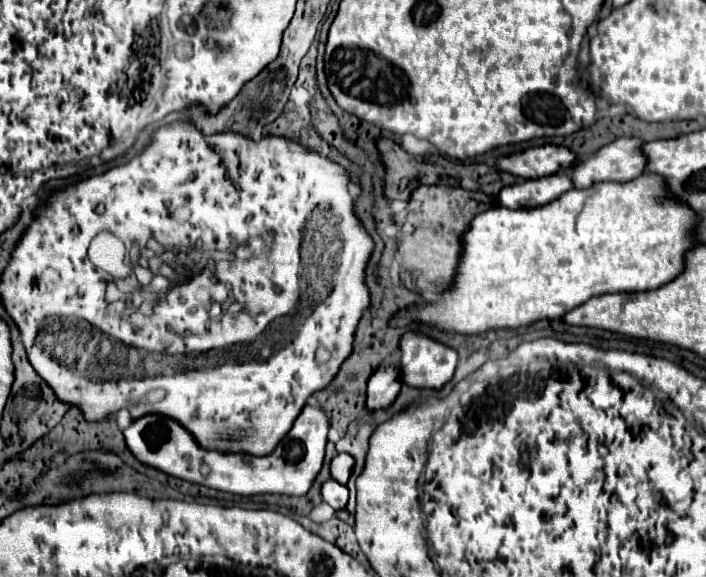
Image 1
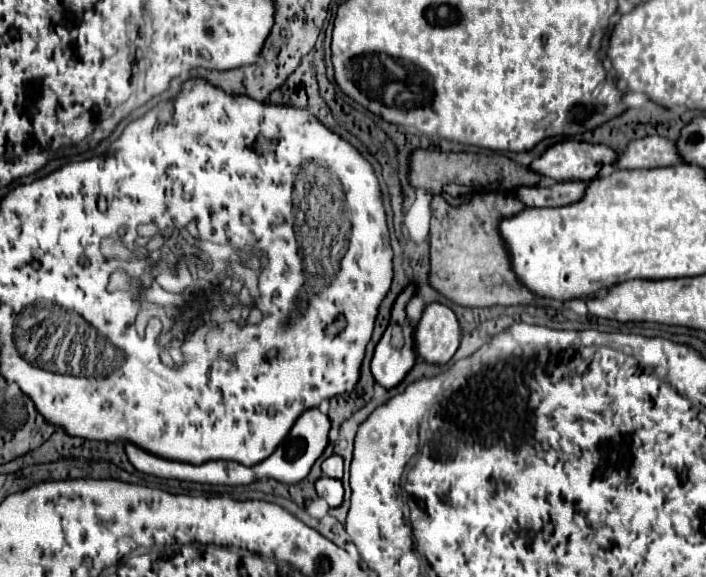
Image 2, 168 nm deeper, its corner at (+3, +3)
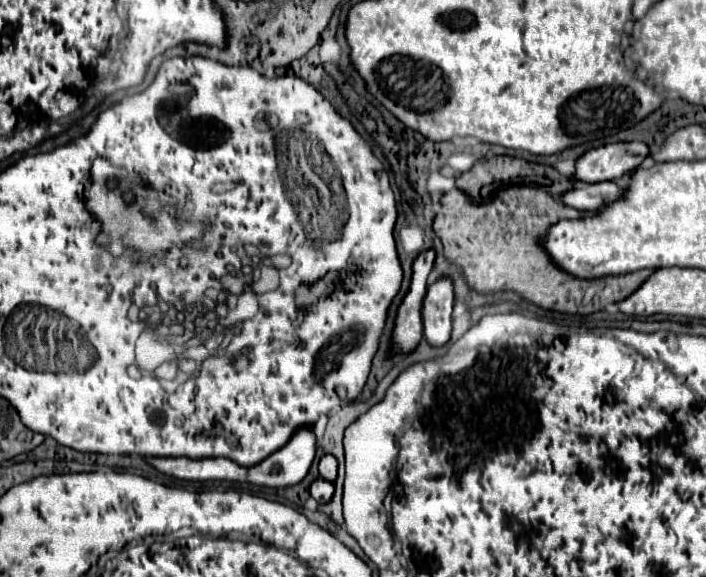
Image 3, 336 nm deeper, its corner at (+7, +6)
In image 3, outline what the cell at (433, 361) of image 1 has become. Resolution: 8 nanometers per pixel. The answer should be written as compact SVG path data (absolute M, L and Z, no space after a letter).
M440 276L424 298L422 324L424 338L432 346L444 346L450 340L452 330L452 306L454 306L454 288L448 276Z

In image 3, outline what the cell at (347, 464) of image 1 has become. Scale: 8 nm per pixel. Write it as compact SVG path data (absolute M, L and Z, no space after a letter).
M322 456L318 470L320 470L320 476L324 480L334 482L336 480L336 468L338 468L338 462L334 460L334 456Z

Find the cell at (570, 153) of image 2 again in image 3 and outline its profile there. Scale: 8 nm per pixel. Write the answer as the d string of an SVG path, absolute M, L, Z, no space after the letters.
M644 142L606 144L578 158L574 178L580 182L618 180L632 174L648 154L650 146Z

